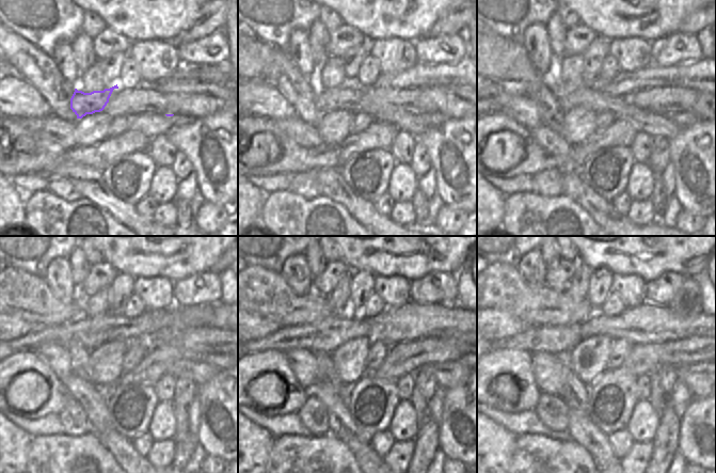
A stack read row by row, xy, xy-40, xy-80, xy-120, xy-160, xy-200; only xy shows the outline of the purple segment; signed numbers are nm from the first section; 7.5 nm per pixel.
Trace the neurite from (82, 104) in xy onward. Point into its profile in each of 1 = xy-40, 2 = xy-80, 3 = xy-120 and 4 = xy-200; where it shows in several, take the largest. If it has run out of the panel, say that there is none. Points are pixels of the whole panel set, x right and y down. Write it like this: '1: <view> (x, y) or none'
1: xy-40 (348, 97)
2: xy-80 (653, 124)
3: xy-120 (201, 373)
4: xy-200 (694, 376)

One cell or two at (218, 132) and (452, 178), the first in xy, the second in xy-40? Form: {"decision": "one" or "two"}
{"decision": "one"}

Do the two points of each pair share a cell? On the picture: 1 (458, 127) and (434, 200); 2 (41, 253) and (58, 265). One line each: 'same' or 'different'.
1: different
2: different

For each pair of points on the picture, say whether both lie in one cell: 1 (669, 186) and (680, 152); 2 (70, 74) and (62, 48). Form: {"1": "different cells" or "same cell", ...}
{"1": "different cells", "2": "same cell"}

